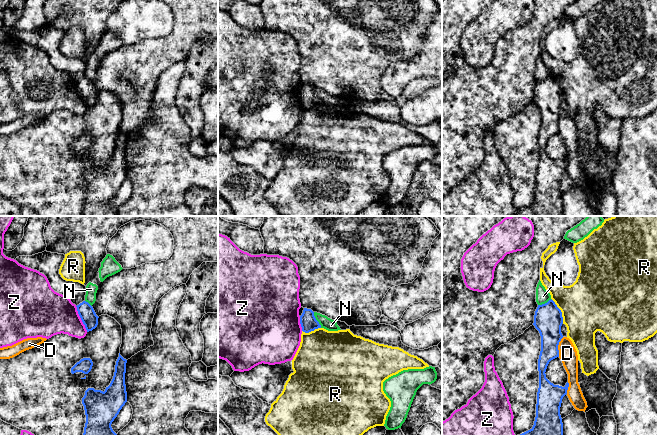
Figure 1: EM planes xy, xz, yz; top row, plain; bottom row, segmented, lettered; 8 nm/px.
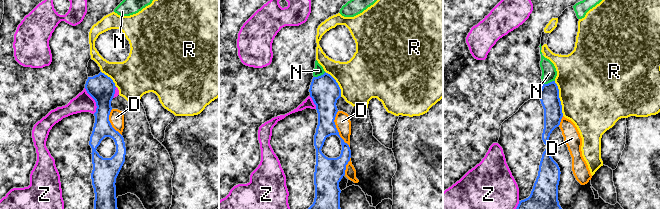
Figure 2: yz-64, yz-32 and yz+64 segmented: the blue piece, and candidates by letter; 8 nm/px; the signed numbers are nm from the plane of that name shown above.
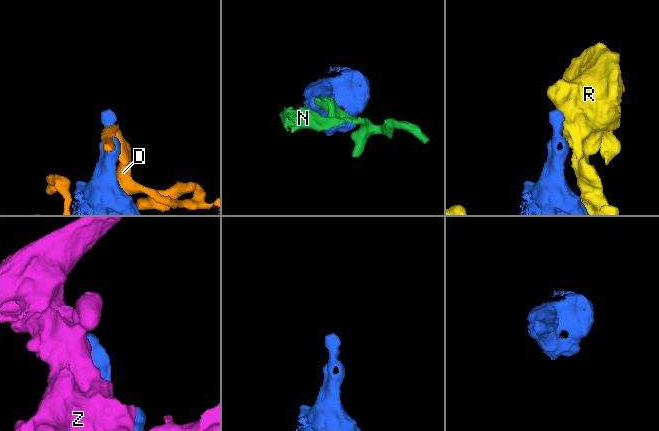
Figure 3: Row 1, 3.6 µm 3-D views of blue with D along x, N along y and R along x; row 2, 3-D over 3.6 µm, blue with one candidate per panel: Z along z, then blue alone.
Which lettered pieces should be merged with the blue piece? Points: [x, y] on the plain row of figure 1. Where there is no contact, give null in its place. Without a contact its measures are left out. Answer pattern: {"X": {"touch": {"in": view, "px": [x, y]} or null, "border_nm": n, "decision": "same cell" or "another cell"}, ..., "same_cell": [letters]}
{"D": {"touch": {"in": "yz", "px": [557, 123]}, "border_nm": 170, "decision": "another cell"}, "N": {"touch": {"in": "xz", "px": [316, 96]}, "border_nm": 140, "decision": "another cell"}, "R": {"touch": {"in": "yz", "px": [560, 87]}, "border_nm": 220, "decision": "another cell"}, "Z": {"touch": {"in": "xy", "px": [81, 95]}, "border_nm": 220, "decision": "another cell"}, "same_cell": []}

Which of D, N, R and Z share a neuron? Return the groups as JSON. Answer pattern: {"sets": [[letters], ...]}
{"sets": [["D"], ["N"], ["R"], ["Z"]]}

